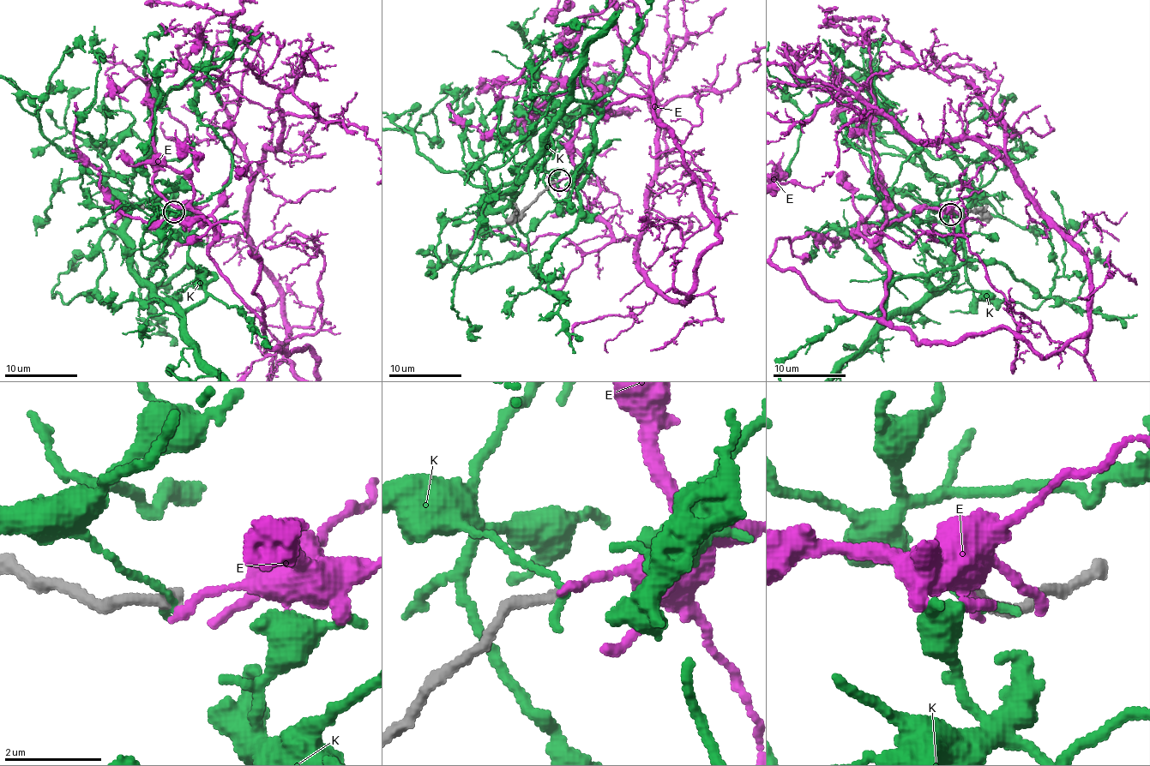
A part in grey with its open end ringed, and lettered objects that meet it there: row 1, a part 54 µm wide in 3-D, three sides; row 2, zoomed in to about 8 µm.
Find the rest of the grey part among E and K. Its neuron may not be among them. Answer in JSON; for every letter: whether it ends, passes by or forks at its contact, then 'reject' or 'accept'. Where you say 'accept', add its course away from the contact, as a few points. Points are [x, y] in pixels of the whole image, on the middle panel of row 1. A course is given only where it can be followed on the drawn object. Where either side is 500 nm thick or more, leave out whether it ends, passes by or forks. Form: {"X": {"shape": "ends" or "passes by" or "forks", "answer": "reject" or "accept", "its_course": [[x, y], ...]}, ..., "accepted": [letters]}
{"E": {"shape": "ends", "answer": "reject"}, "K": {"shape": "ends", "answer": "reject"}, "accepted": []}

